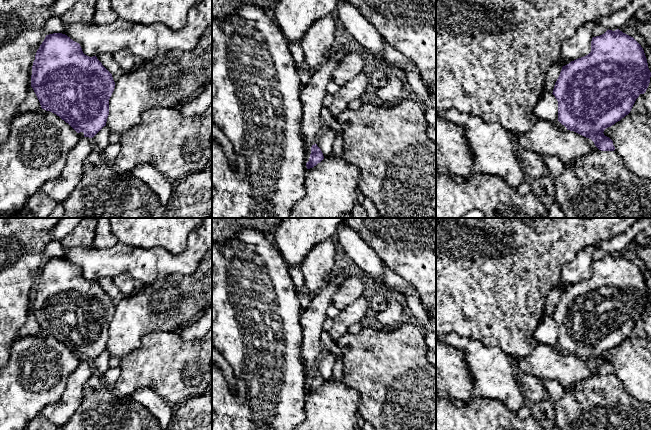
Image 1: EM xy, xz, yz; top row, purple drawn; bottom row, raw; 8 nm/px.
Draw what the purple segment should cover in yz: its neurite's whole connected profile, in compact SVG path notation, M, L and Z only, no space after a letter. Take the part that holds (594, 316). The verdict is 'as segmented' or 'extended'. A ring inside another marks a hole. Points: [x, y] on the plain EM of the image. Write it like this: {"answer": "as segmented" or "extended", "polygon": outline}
{"answer": "as segmented", "polygon": "M619 253L607 254L592 262L591 276L562 291L555 307L553 319L558 325L558 345L567 354L591 363L601 375L614 375L613 365L604 359L604 354L628 339L640 318L644 318L650 307L651 296L641 269Z"}

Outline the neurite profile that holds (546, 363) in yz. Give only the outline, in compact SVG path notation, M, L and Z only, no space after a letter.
M534 341L536 347L528 356L514 360L514 366L524 373L542 381L556 380L564 390L594 375L596 370L591 363L574 355L564 355L549 344Z

